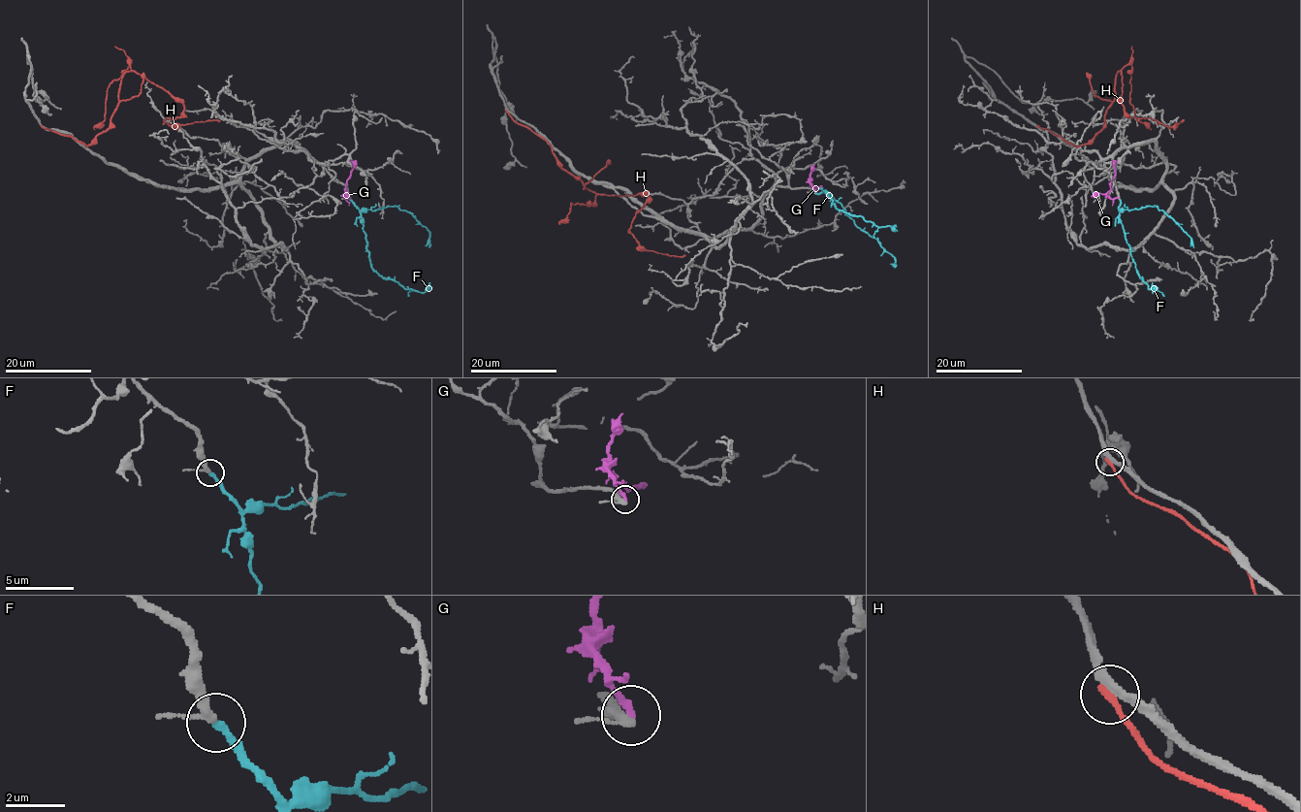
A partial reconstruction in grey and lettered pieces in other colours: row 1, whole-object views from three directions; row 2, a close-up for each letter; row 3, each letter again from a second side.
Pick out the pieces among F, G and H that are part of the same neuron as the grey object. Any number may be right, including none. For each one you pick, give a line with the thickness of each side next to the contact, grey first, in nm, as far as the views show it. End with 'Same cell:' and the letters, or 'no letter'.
F: 220/260 nm
Same cell: F

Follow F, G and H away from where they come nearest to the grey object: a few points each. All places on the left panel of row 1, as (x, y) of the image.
F: (350, 199), (361, 215), (371, 267), (406, 288), (425, 292), (429, 282)
G: (350, 198), (347, 199), (344, 194), (347, 180), (357, 160)
H: (42, 127), (91, 143), (110, 124), (130, 71), (184, 105), (180, 117), (166, 118), (172, 127), (219, 121)

